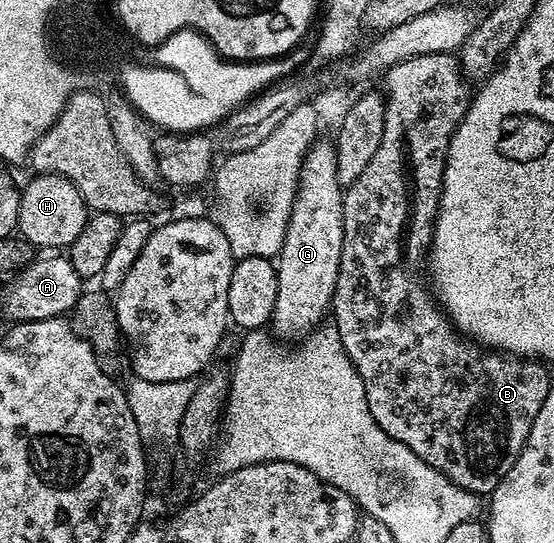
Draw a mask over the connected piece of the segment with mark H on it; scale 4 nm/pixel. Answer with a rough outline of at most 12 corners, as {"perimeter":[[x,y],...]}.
{"perimeter":[[32,174],[17,231],[35,249],[67,249],[87,202],[60,175]]}

